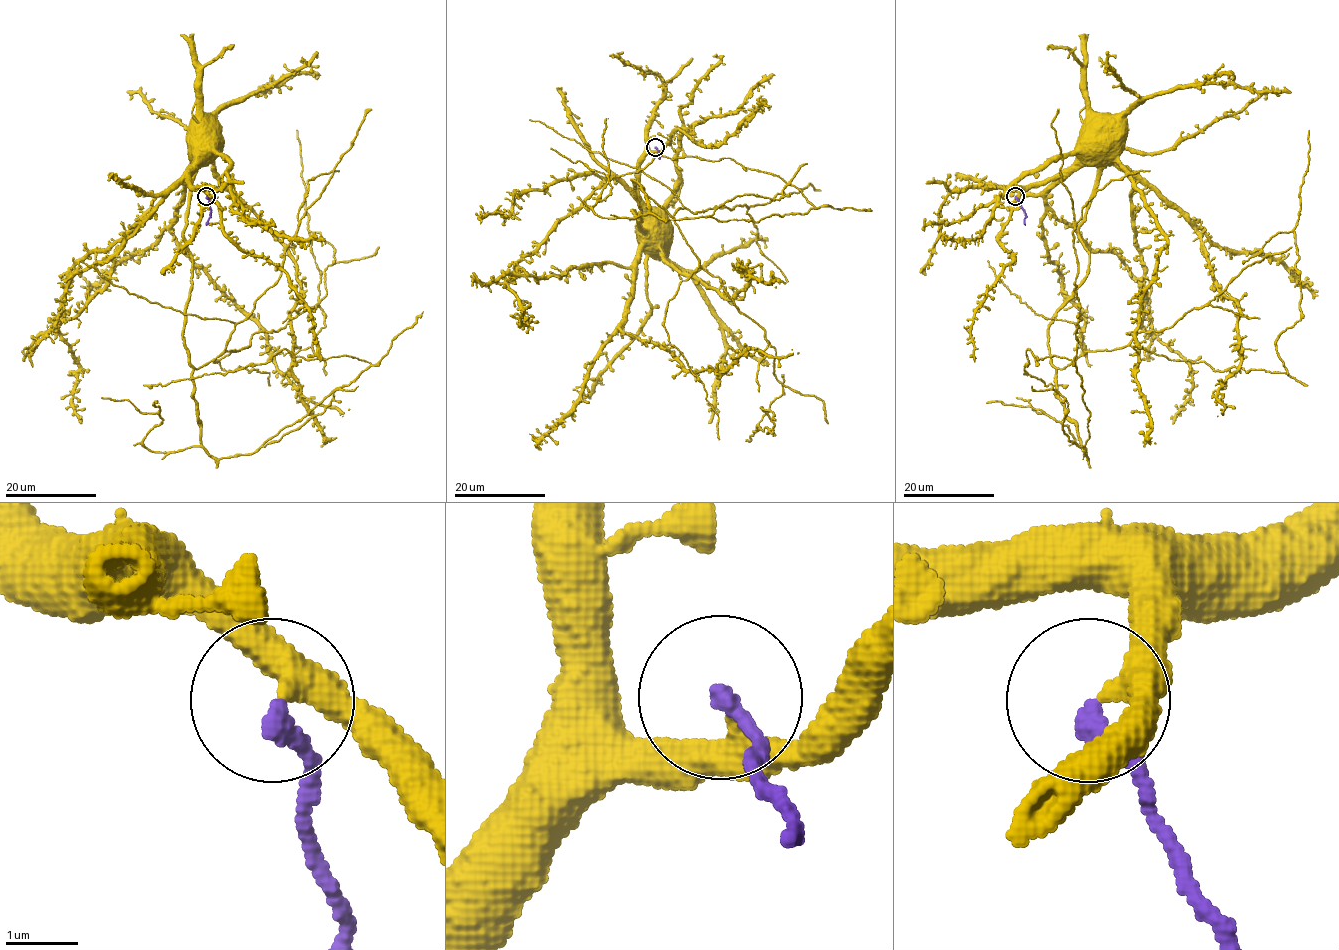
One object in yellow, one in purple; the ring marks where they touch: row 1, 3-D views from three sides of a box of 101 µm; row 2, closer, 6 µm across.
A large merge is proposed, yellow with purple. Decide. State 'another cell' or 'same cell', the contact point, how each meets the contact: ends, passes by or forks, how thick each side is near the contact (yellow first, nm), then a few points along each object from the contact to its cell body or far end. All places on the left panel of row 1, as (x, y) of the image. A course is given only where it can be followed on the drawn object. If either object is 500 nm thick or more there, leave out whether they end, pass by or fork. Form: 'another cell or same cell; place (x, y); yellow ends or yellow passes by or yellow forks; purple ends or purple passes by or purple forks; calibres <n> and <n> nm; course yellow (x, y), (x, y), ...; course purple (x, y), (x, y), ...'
another cell; place (206, 196); yellow passes by; purple ends; calibres 280 and 260 nm; course yellow (207, 196), (191, 183), (190, 177), (192, 169), (207, 155), (211, 141); course purple (207, 196), (210, 216), (207, 225)

